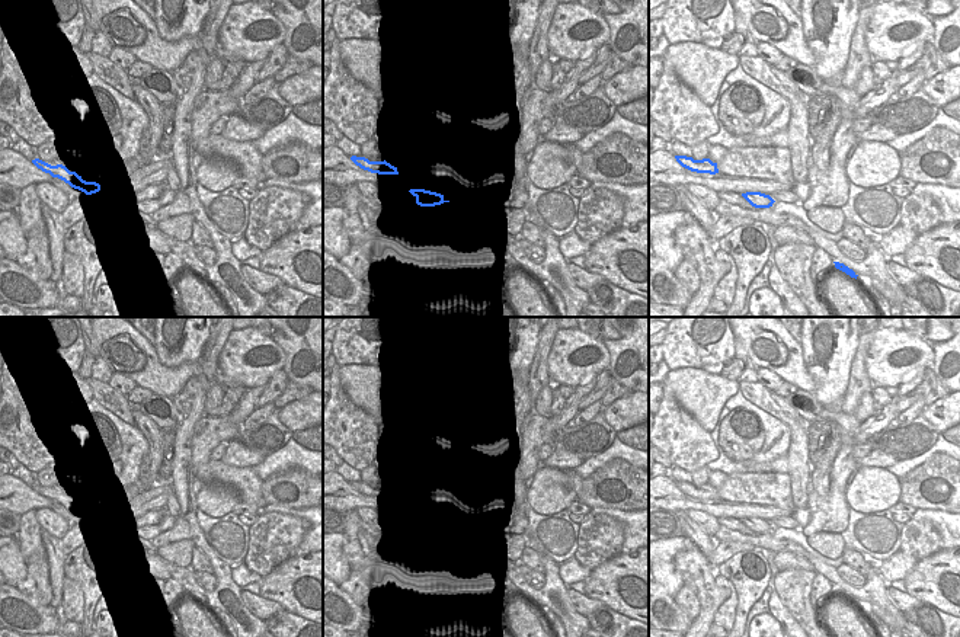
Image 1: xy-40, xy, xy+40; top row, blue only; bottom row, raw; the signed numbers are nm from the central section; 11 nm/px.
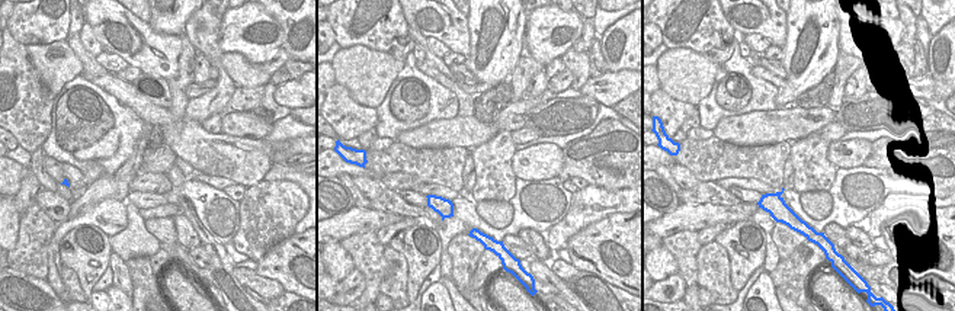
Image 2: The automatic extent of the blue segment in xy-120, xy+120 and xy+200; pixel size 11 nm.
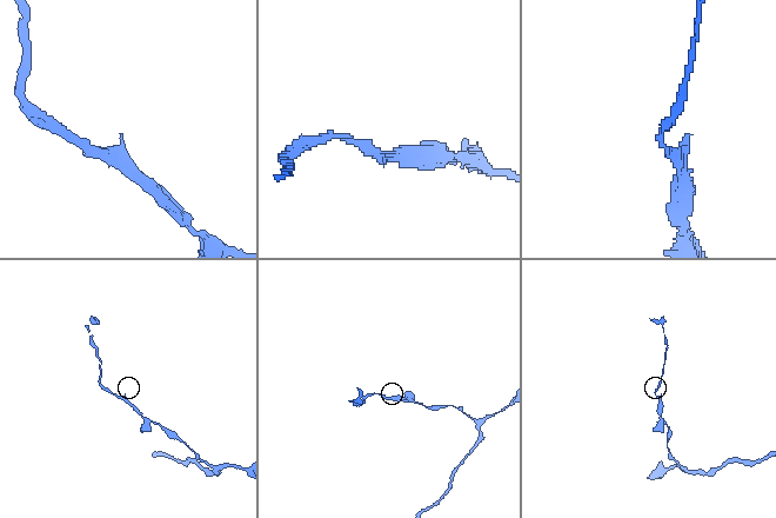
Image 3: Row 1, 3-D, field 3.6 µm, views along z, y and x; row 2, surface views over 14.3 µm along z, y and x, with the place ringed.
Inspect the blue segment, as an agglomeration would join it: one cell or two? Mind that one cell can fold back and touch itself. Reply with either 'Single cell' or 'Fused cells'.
Single cell

